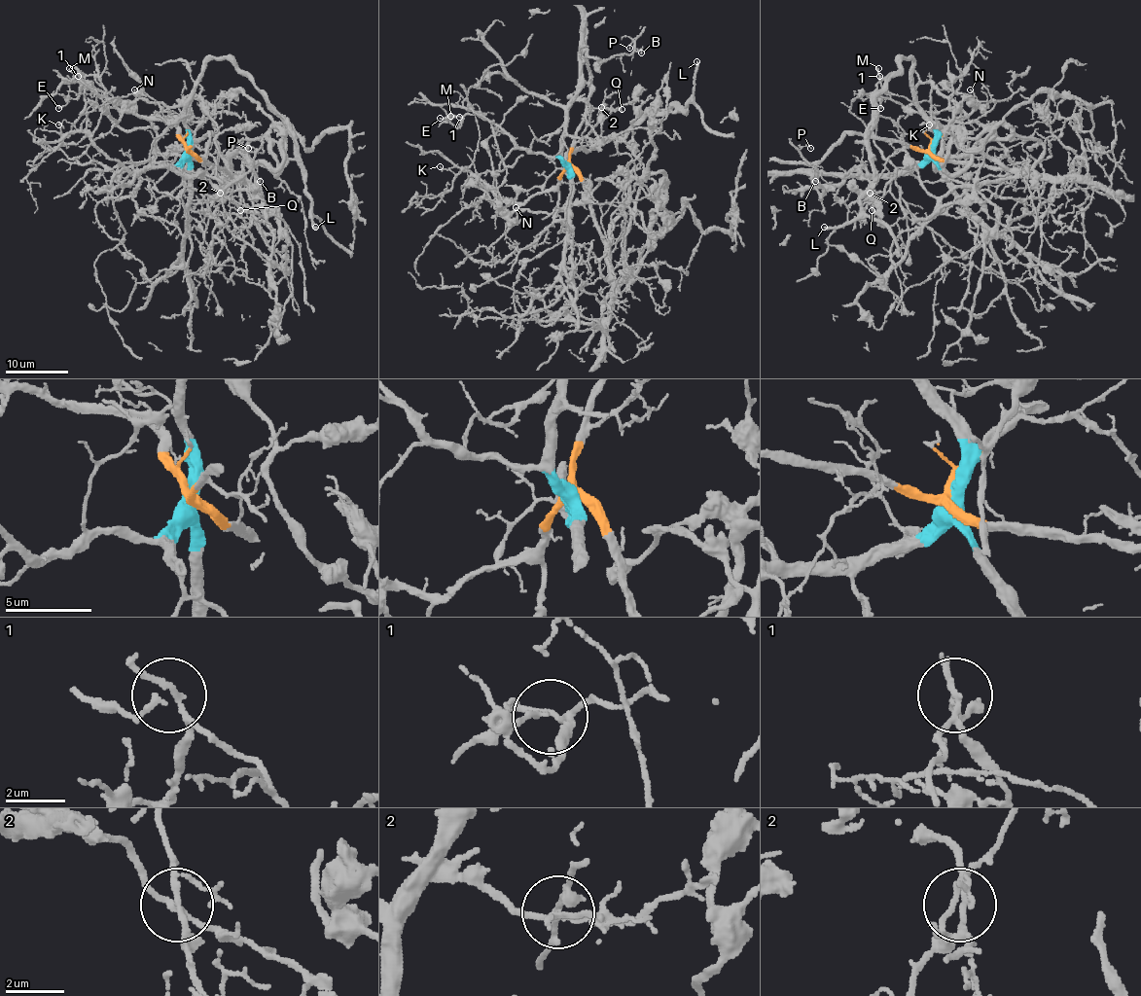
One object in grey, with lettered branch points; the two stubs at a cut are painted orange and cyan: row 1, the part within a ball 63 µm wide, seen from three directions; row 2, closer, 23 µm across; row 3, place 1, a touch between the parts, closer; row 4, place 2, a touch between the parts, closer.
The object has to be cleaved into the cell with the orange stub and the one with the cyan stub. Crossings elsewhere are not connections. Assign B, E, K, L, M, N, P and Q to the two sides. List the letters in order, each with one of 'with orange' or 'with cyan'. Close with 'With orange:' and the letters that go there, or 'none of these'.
B: with cyan
E: with cyan
K: with orange
L: with cyan
M: with cyan
N: with orange
P: with cyan
Q: with cyan
With orange: K, N

